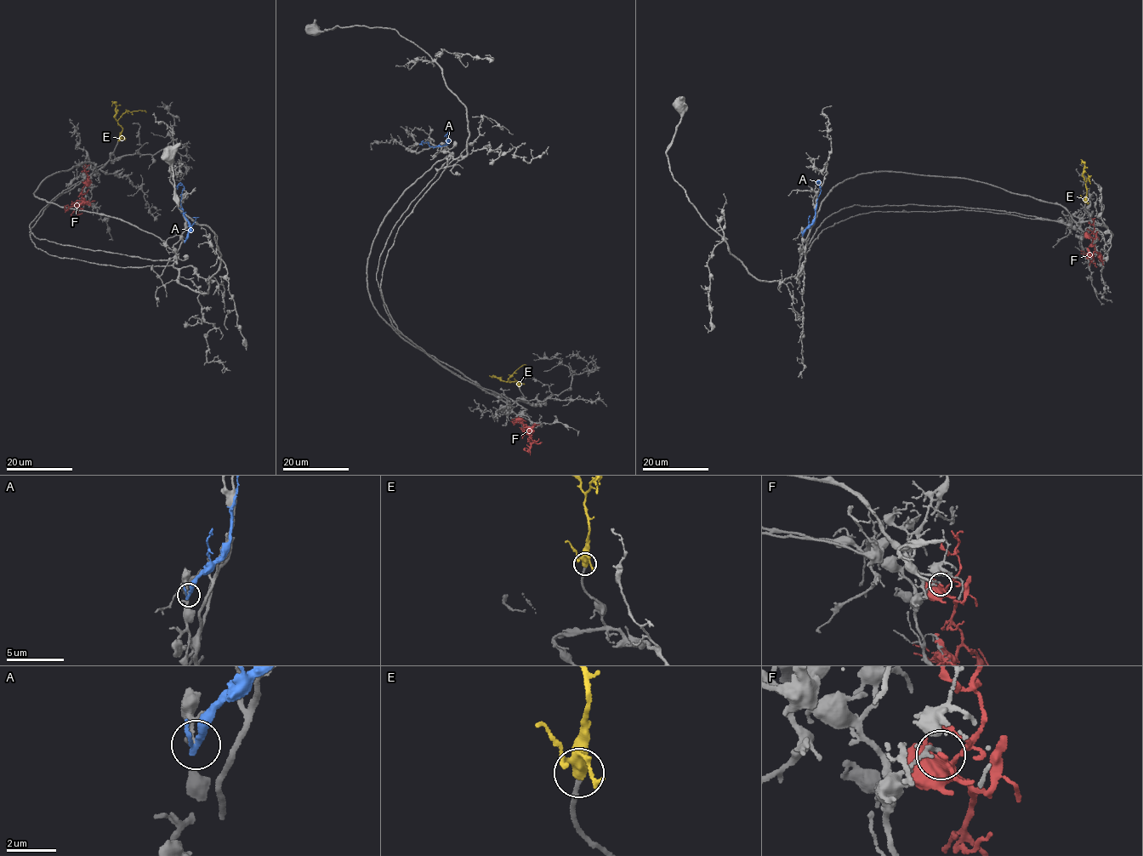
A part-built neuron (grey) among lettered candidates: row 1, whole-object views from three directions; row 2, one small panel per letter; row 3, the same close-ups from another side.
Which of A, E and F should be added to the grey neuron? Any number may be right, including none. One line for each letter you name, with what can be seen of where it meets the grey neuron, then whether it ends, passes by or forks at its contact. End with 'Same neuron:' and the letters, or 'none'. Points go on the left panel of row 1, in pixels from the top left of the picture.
E: meets grey at (118, 140); it ends there
Same neuron: E

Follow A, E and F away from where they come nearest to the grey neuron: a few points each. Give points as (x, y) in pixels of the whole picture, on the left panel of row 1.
A: (184, 241), (189, 225), (180, 202), (184, 187), (179, 183), (176, 189)
E: (118, 140), (122, 128), (117, 121), (121, 116), (139, 110), (146, 112)
F: (88, 180), (81, 191), (82, 202), (76, 208), (77, 214), (82, 213)

